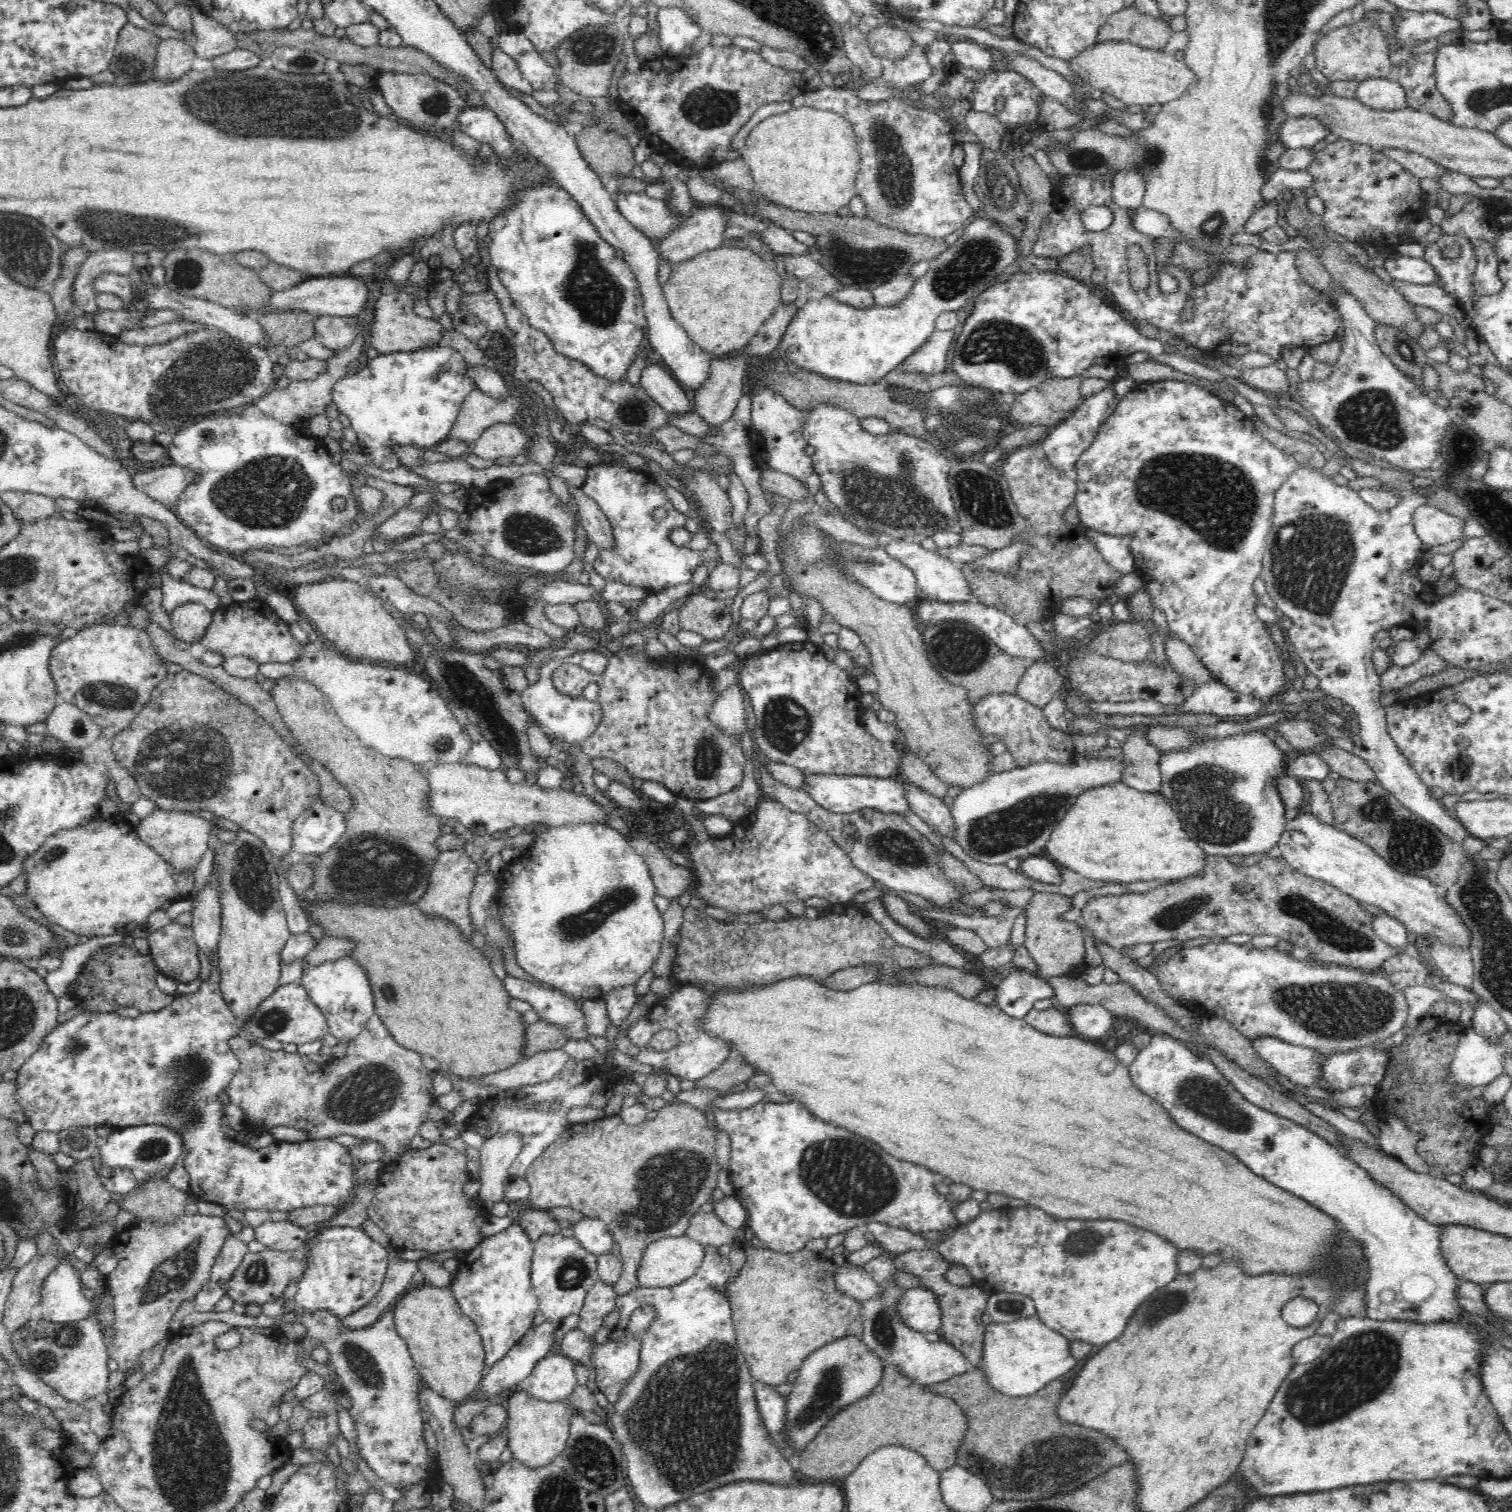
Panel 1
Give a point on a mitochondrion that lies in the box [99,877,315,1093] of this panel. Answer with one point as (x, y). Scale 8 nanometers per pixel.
(272, 1021)

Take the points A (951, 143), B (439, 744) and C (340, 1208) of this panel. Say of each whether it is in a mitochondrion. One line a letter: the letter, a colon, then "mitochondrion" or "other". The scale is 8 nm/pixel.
A: other
B: mitochondrion
C: other

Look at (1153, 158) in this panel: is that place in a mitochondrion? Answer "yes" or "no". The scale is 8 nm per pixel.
yes

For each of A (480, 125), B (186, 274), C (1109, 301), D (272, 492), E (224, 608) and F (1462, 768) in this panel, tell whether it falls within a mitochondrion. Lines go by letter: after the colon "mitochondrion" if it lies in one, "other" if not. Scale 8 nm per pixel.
A: other
B: mitochondrion
C: other
D: mitochondrion
E: other
F: other

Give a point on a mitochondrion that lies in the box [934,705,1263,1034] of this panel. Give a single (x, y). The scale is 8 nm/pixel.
(1206, 797)

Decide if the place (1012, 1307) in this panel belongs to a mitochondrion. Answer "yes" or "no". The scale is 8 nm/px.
yes

